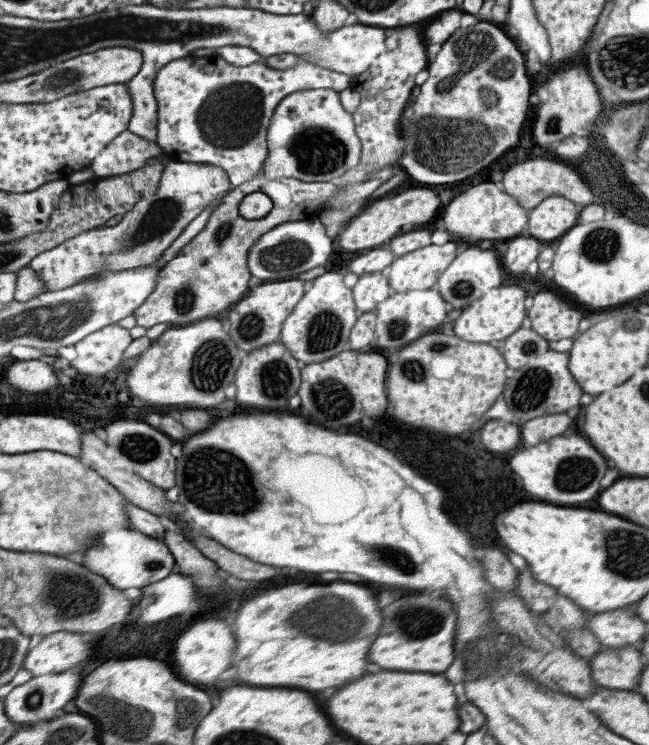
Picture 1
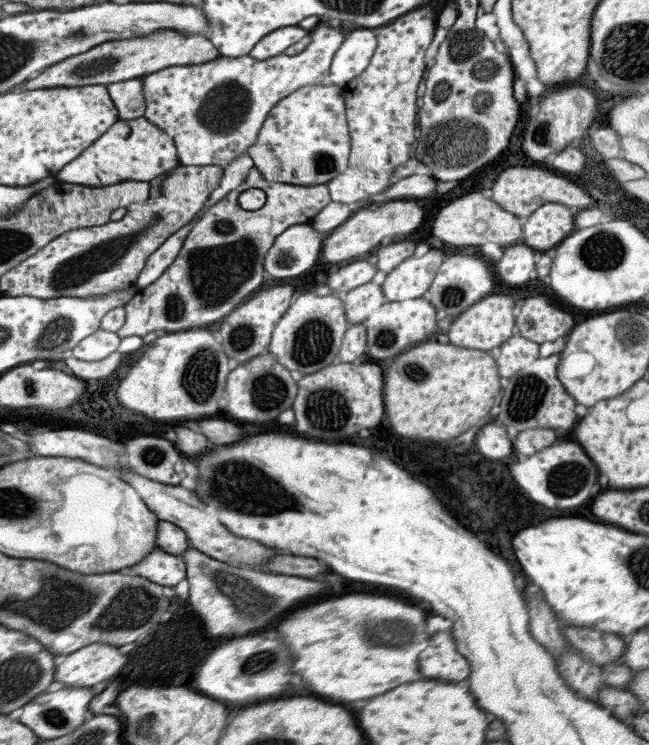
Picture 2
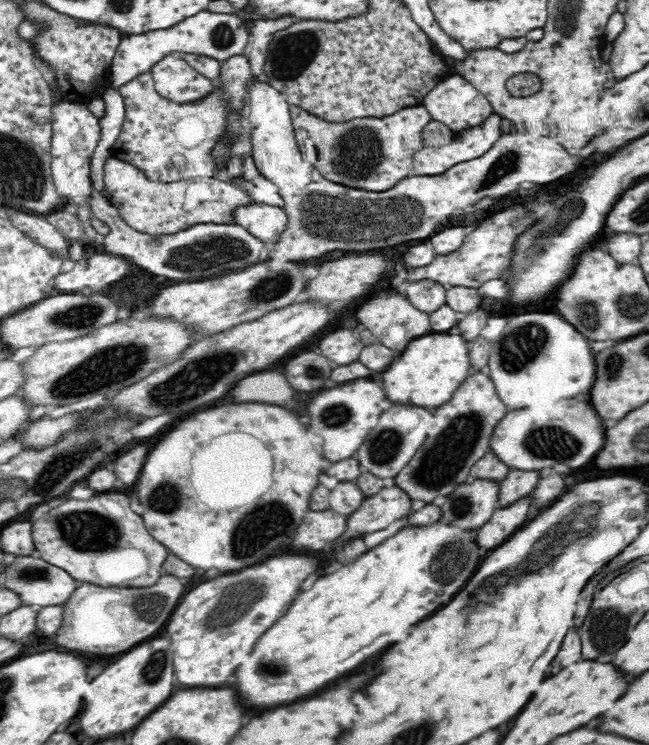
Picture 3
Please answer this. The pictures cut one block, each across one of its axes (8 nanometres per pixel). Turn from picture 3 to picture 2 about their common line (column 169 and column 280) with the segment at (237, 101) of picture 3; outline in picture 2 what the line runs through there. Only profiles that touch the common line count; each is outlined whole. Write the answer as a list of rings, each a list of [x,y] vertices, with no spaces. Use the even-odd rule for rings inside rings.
[[[333,83],[301,87],[270,112],[248,155],[267,180],[307,186],[327,184],[349,168],[352,136],[346,106],[344,88]]]

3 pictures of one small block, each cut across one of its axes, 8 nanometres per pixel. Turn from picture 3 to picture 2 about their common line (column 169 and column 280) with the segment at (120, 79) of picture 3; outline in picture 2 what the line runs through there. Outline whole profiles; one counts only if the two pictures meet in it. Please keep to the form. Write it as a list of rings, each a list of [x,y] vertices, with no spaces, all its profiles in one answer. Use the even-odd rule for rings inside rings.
[[[287,26],[278,28],[265,35],[265,38],[257,44],[255,55],[259,60],[269,60],[275,56],[283,55],[285,50],[309,34],[303,28]]]

